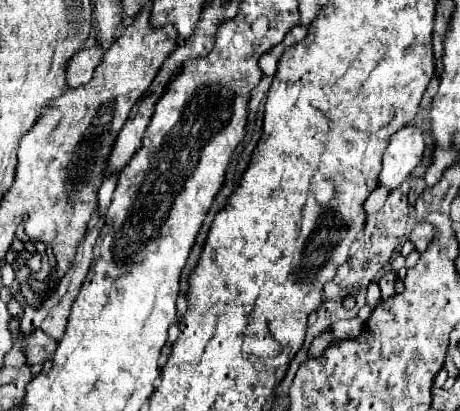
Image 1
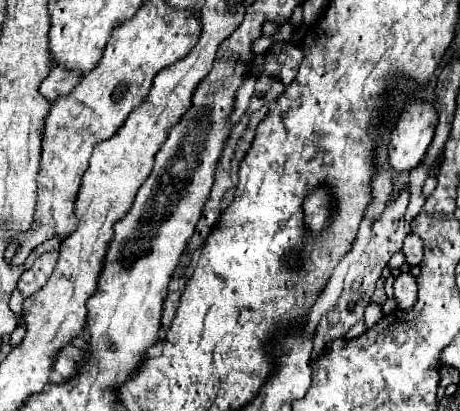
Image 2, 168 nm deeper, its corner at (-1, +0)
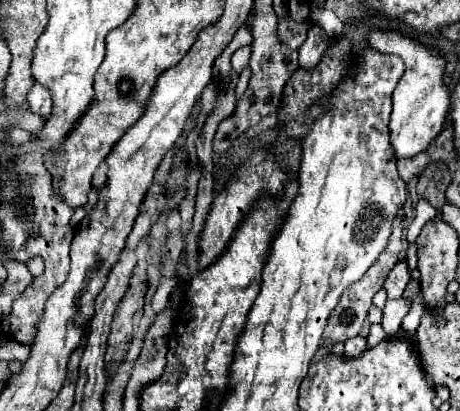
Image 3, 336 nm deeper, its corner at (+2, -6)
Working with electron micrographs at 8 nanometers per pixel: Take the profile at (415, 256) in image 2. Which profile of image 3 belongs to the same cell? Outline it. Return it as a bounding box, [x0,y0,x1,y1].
[385,261,409,299]

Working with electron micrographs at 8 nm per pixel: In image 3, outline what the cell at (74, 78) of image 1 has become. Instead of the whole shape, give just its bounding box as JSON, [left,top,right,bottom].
[27,85,53,117]

